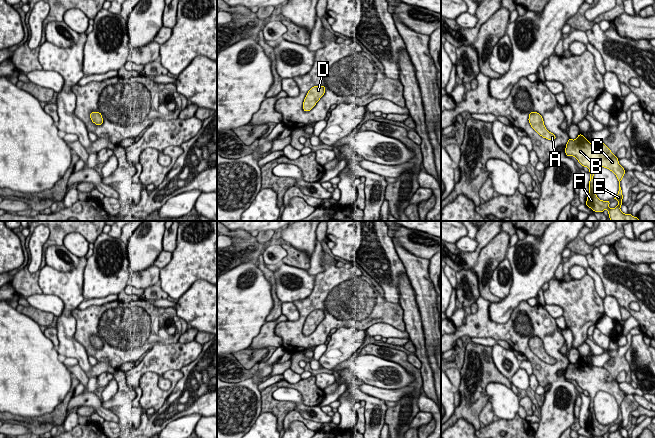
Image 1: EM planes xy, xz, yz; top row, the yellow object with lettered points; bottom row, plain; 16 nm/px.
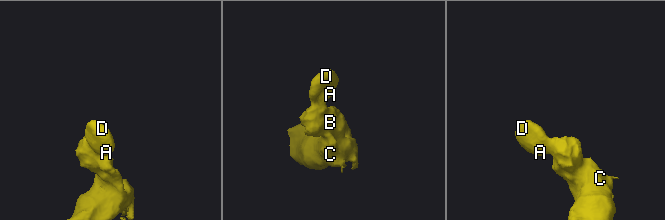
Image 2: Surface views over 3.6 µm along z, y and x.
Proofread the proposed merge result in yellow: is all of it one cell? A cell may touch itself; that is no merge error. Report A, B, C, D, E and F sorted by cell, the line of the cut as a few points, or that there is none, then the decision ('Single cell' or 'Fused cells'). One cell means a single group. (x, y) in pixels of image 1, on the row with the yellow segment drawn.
Groups: A B C D E F. No split. Single cell

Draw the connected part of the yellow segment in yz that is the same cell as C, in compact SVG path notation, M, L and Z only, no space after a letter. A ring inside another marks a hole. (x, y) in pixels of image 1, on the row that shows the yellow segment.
M579 134L575 140L569 138L566 144L565 153L568 157L576 157L583 167L589 169L591 177L589 181L589 193L586 206L595 212L603 212L607 209L611 221L640 221L637 217L634 217L631 214L624 214L620 210L620 207L623 204L620 182L626 171L619 164L618 158L613 155L611 150L604 143L593 142L590 144L588 139L586 139L582 134ZM599 167L609 169L618 179L619 191L617 196L614 198L619 201L616 208L610 208L610 201L602 201L596 195L593 176Z

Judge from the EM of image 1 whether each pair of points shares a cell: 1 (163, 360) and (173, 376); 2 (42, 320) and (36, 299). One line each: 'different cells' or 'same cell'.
1: different cells
2: different cells

